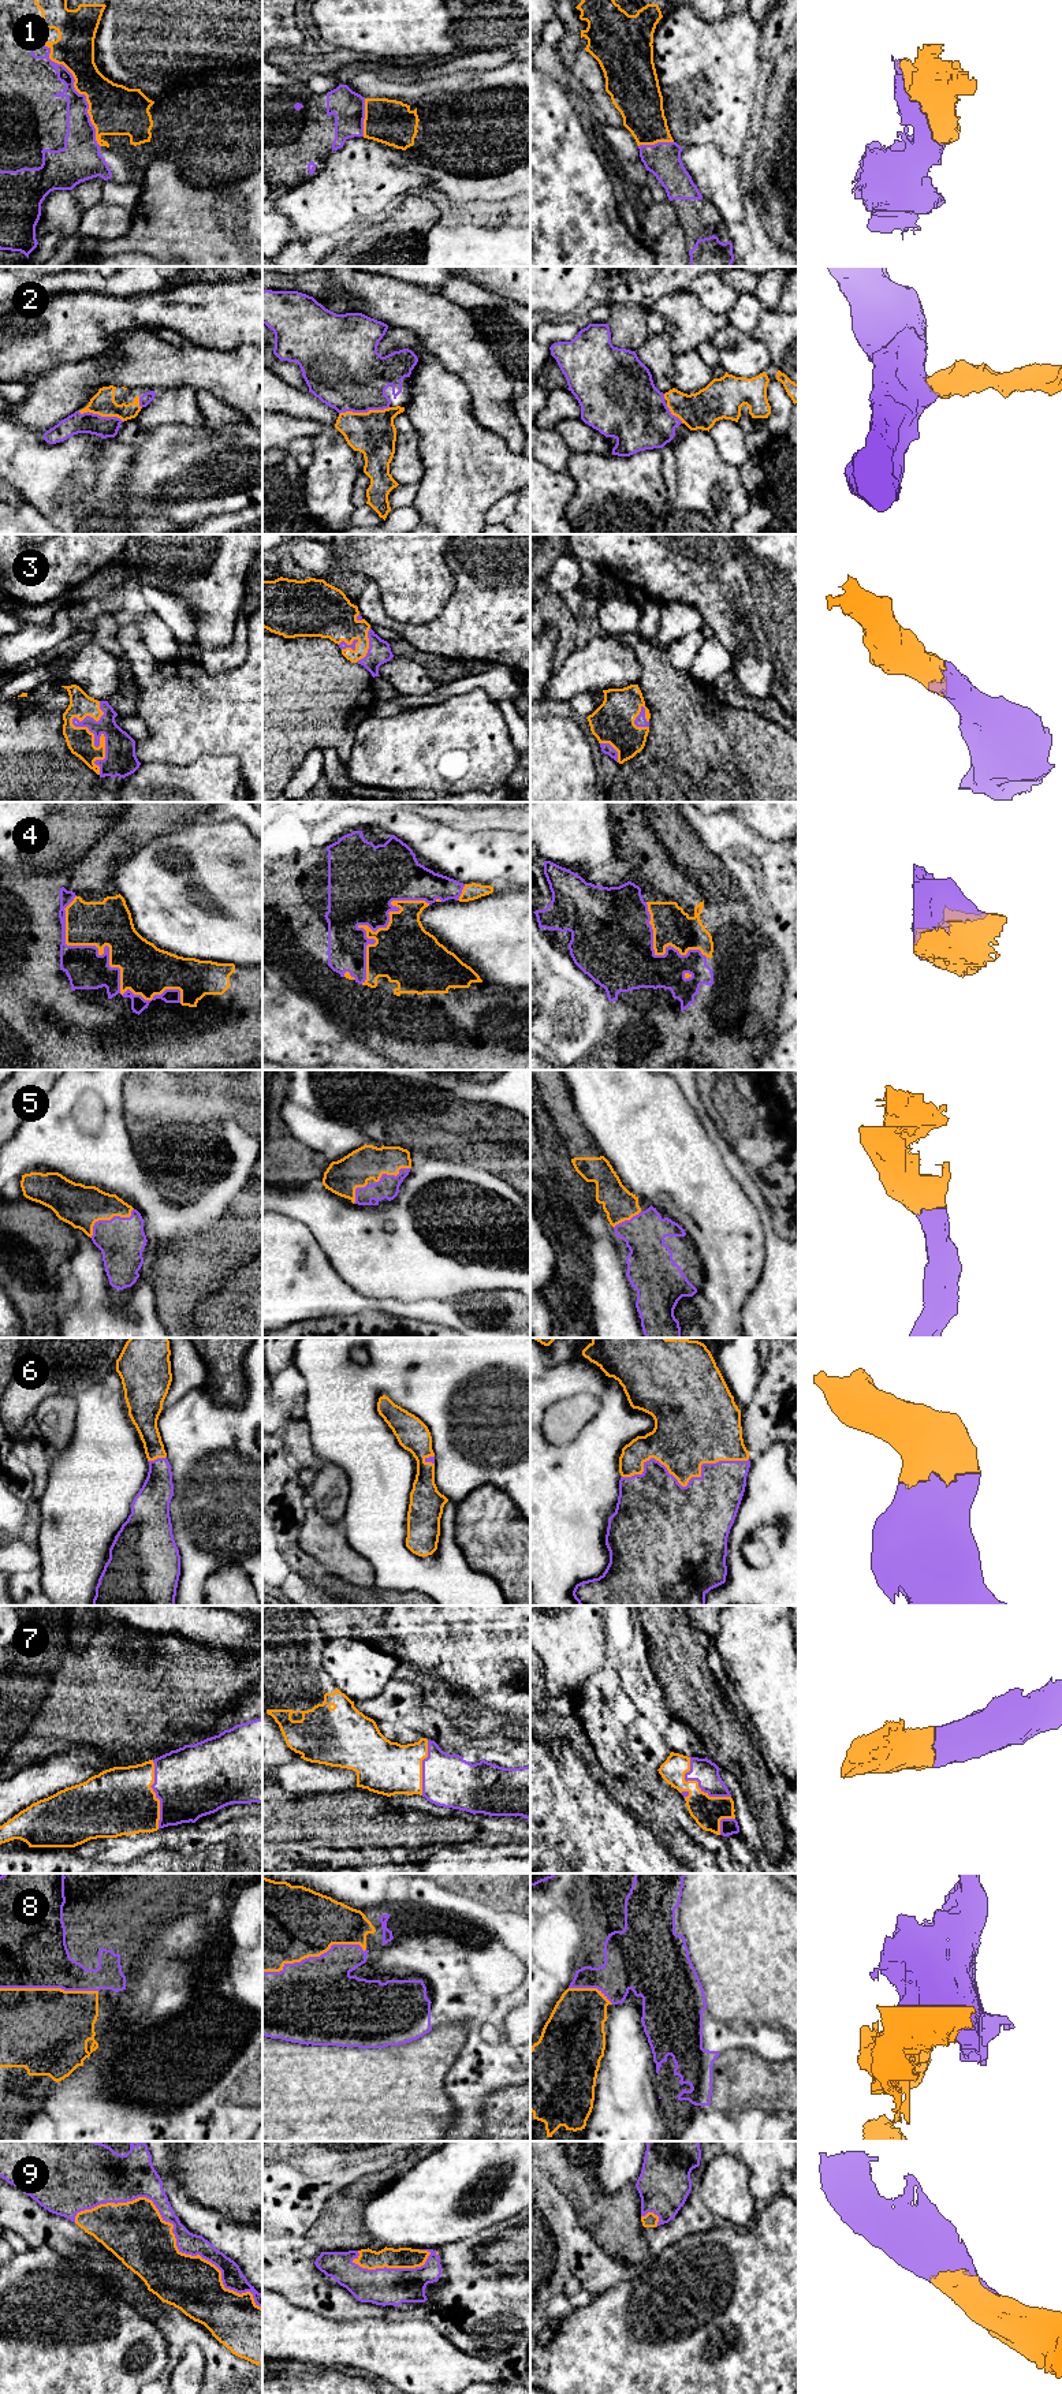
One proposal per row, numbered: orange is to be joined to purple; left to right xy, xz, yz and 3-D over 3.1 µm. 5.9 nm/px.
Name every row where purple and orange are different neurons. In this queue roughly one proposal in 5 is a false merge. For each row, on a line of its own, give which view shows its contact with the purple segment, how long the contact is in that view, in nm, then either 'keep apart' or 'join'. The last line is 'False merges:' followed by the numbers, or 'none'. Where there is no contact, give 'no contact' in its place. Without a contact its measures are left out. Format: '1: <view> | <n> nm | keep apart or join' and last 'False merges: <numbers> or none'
1: xy | 700 nm | join
2: xz | 300 nm | join
3: xy | 440 nm | join
4: xy | 900 nm | join
5: xy | 300 nm | join
6: yz | 750 nm | join
7: yz | 340 nm | join
8: xz | 600 nm | join
9: xy | 1250 nm | join
False merges: none

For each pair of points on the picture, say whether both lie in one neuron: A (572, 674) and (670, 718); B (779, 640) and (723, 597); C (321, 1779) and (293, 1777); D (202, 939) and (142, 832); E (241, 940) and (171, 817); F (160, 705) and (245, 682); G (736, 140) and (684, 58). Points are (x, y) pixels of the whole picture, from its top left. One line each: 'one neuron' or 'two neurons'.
A: two neurons
B: one neuron
C: one neuron
D: two neurons
E: two neurons
F: one neuron
G: one neuron

